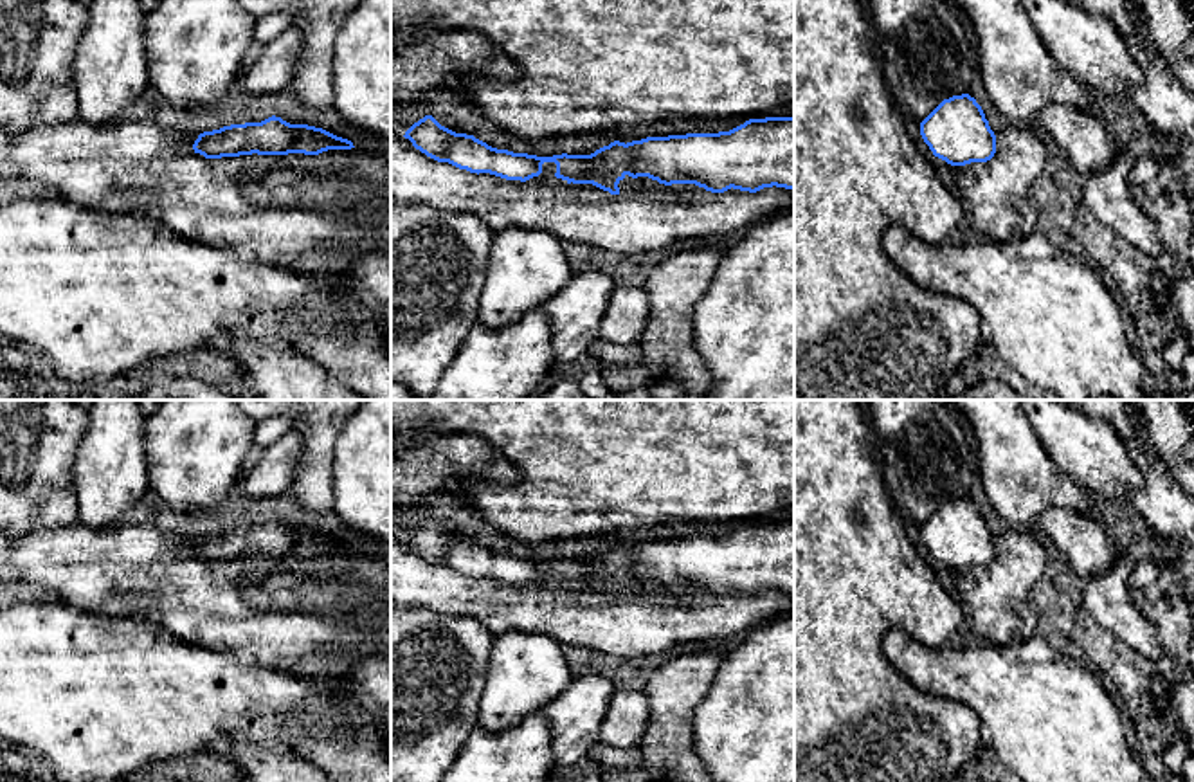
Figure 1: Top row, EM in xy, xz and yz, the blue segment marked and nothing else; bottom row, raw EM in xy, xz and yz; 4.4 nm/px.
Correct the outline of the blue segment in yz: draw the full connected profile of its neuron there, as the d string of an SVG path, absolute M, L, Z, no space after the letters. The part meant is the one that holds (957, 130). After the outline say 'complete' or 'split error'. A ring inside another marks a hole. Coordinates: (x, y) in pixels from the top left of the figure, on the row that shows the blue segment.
M969 94L944 99L920 123L920 135L933 155L951 166L987 162L996 153L996 135Z; complete

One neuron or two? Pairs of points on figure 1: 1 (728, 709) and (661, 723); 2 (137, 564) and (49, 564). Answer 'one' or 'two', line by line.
1: two
2: one

